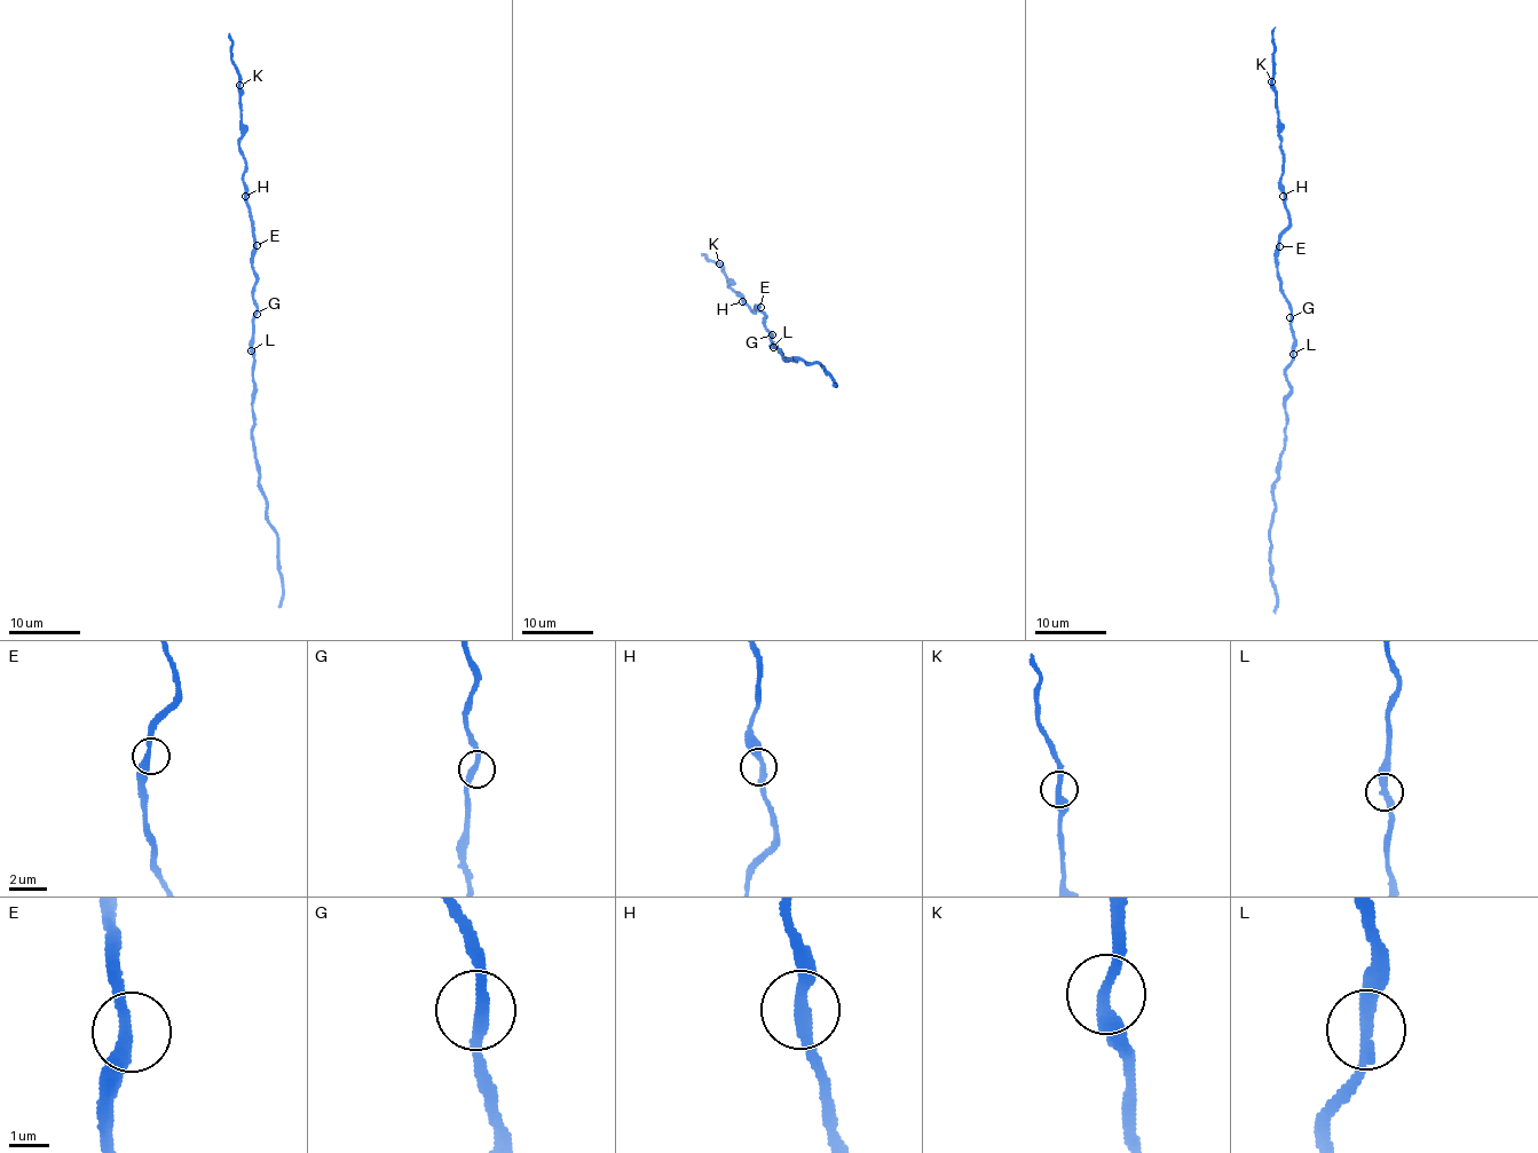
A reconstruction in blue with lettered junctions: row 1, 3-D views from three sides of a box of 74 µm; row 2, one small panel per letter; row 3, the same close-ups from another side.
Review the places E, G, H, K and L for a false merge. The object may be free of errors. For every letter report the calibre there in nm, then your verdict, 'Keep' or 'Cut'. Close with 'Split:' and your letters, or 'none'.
E: Thickness 320 nm. Keep
G: Thickness 320 nm. Keep
H: Thickness 320 nm. Keep
K: Thickness 320 nm. Keep
L: Thickness 320 nm. Keep
Split: none

